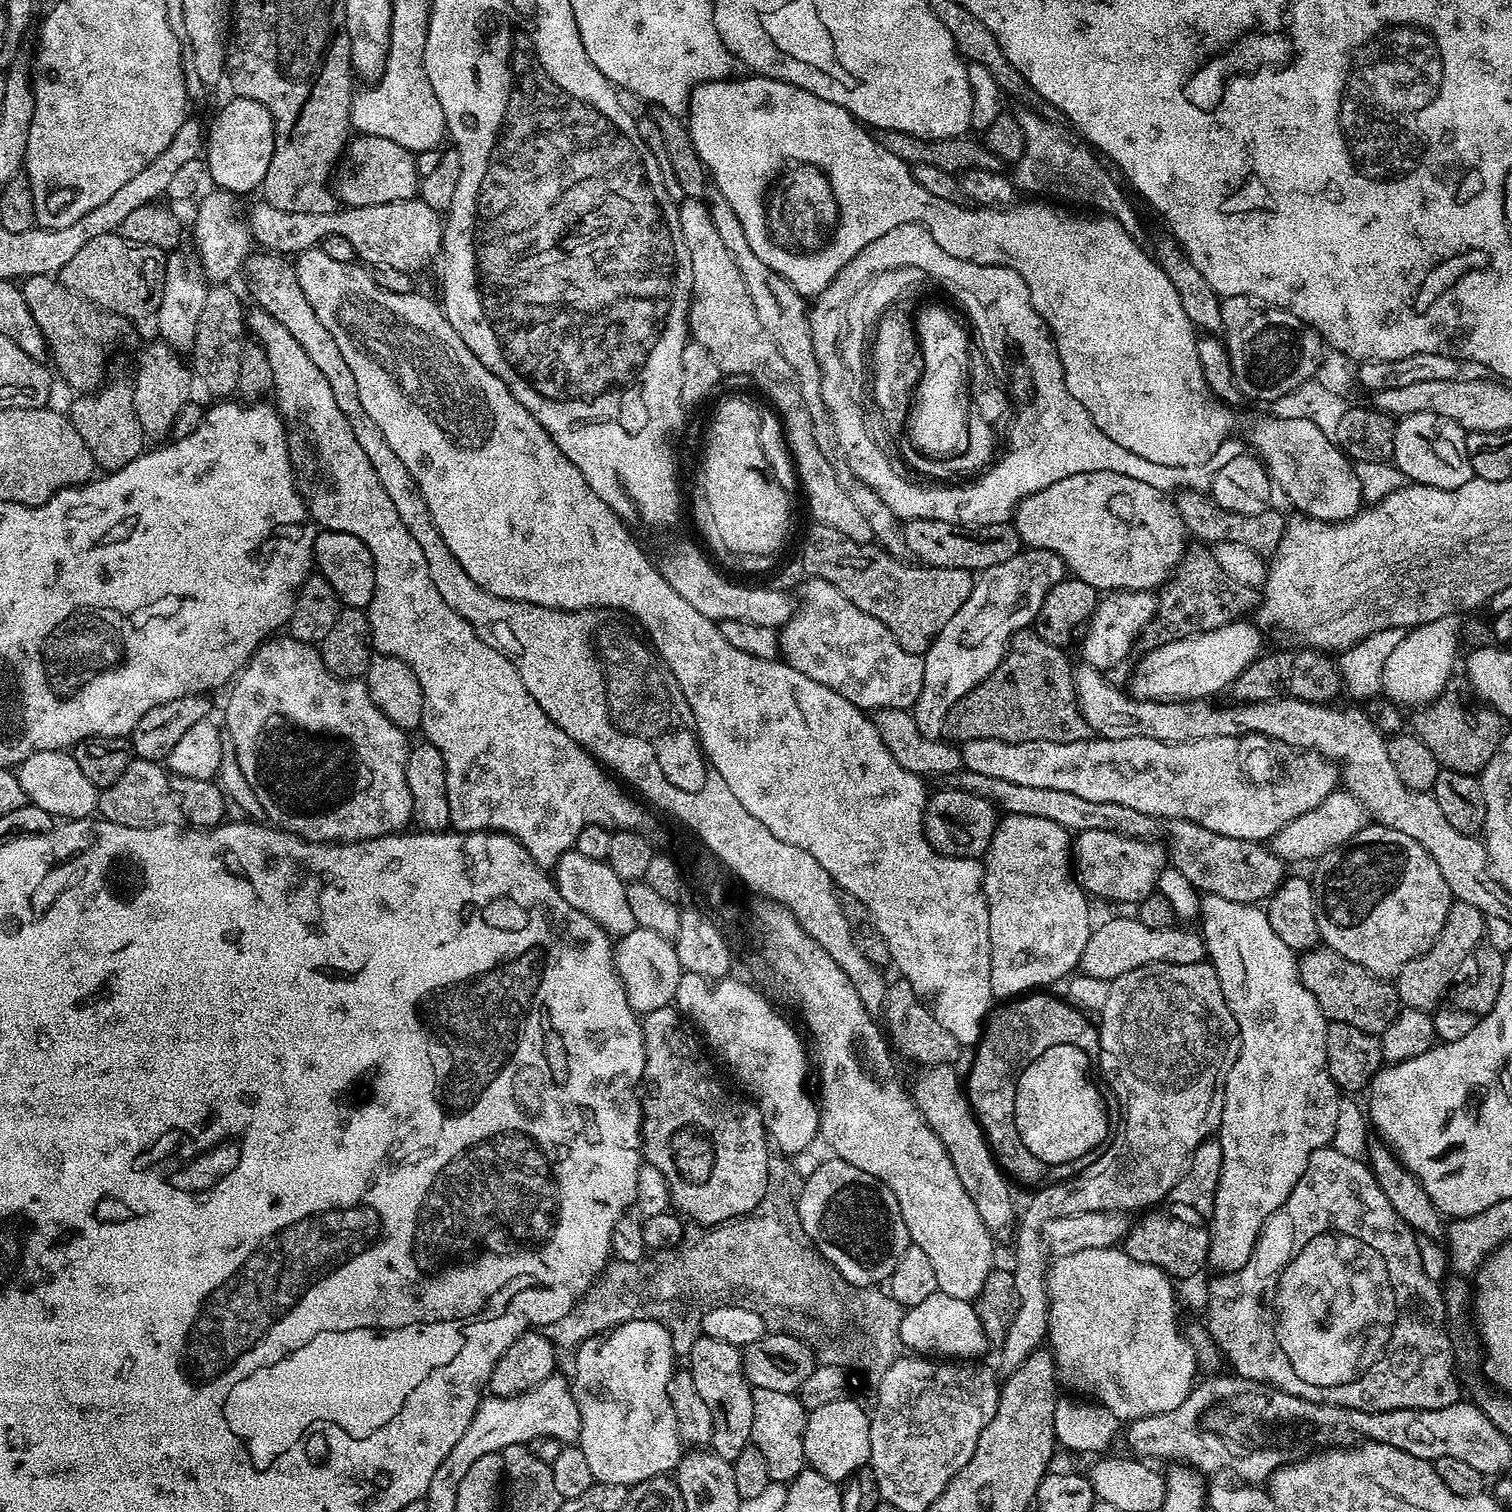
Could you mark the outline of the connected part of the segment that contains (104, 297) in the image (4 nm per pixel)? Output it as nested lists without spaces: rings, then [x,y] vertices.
[[[118,232],[90,239],[58,273],[59,281],[111,315],[140,320],[155,315],[165,284],[167,255],[157,247],[126,242]]]

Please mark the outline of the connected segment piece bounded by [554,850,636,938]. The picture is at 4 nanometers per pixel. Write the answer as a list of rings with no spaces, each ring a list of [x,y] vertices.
[[[575,850],[564,852],[556,863],[554,879],[562,898],[566,898],[566,902],[570,902],[574,910],[582,910],[582,914],[597,920],[609,936],[619,938],[636,928],[634,914],[630,912],[630,905],[626,902],[625,881],[620,880],[605,861],[586,858],[586,854]]]

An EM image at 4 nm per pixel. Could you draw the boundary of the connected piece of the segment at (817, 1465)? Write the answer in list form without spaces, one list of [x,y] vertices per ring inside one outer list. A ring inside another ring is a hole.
[[[845,1398],[826,1402],[826,1406],[818,1406],[808,1412],[808,1421],[804,1431],[804,1458],[807,1467],[812,1468],[822,1478],[830,1478],[837,1482],[843,1482],[853,1476],[860,1468],[868,1464],[870,1458],[870,1416],[856,1400]]]

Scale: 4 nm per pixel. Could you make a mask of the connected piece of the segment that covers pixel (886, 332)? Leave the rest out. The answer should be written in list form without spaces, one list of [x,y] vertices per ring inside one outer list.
[[[881,311],[878,318],[876,341],[872,344],[872,396],[885,422],[900,426],[909,419],[920,373],[924,370],[924,359],[920,353],[920,341],[914,333],[908,332],[908,320],[904,320],[900,312]]]

